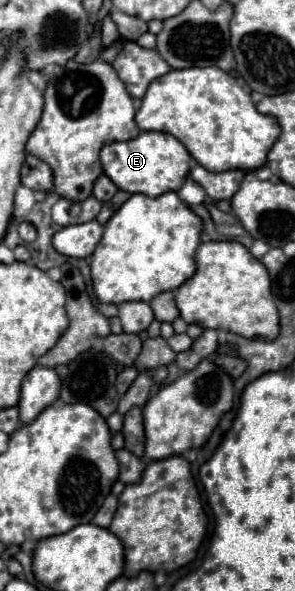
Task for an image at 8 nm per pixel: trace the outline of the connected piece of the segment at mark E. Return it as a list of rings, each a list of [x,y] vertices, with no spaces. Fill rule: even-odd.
[[[142,131],[136,139],[104,145],[100,151],[100,161],[104,173],[118,189],[128,193],[144,193],[148,197],[158,197],[166,191],[178,191],[192,165],[192,157],[186,147],[174,135],[158,131]]]

